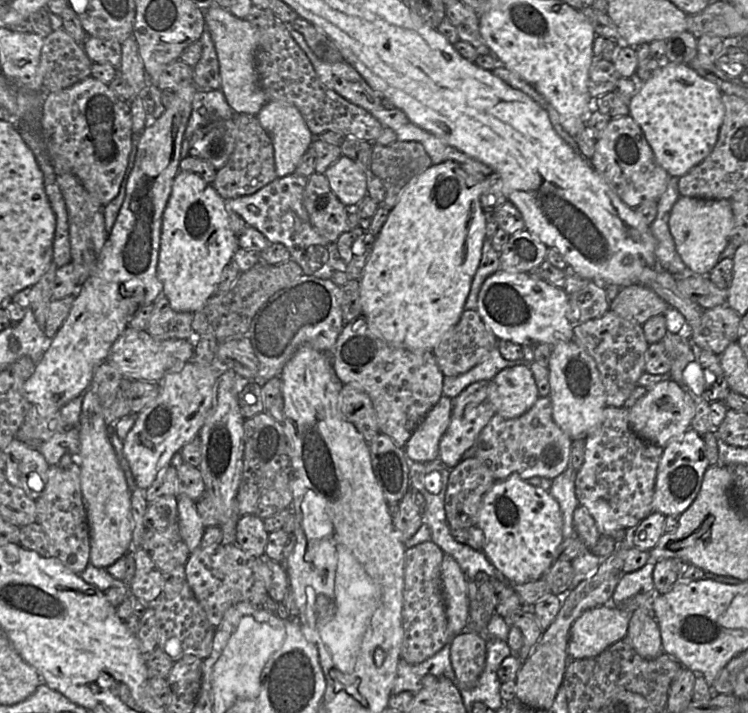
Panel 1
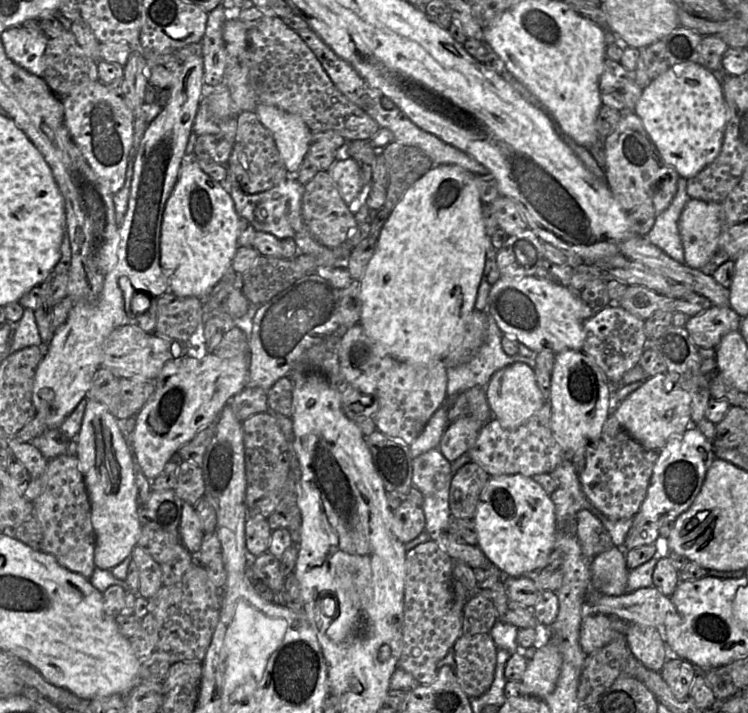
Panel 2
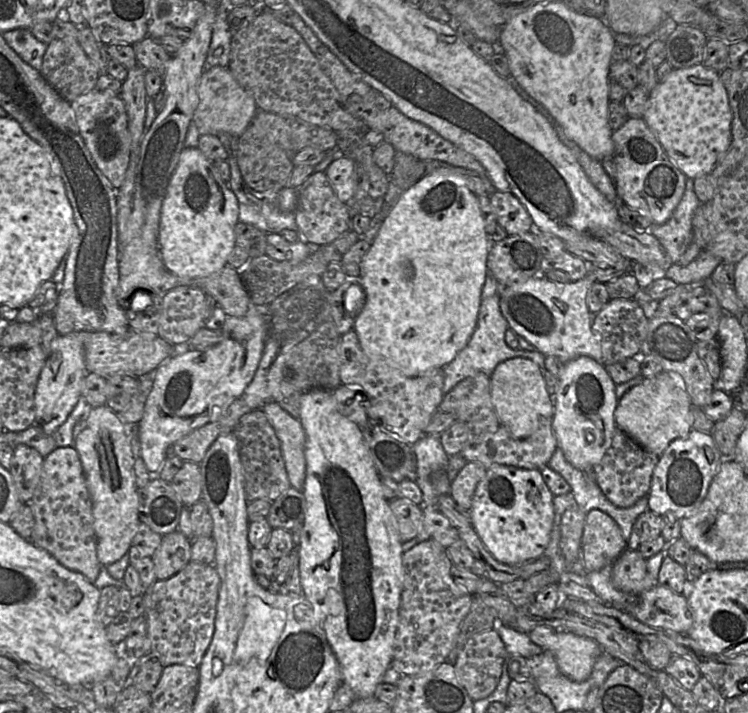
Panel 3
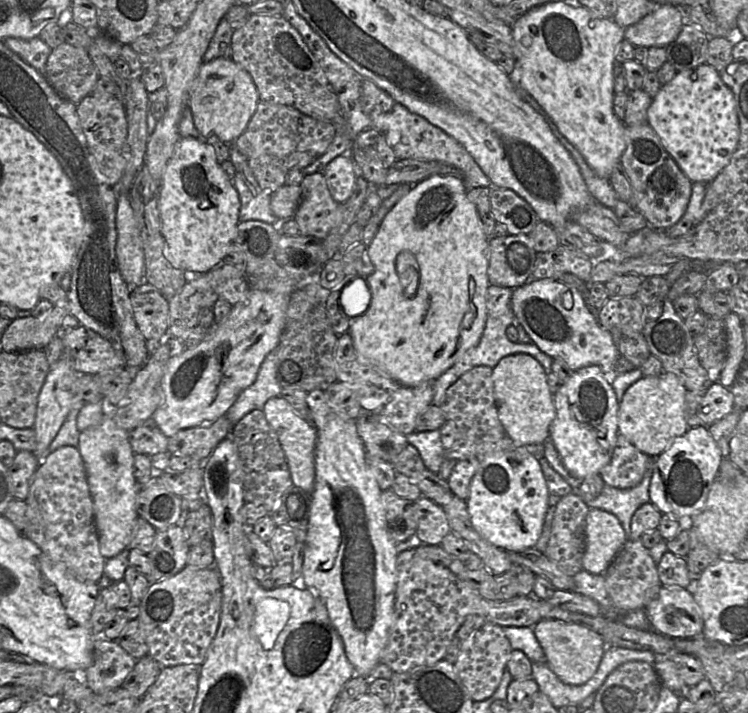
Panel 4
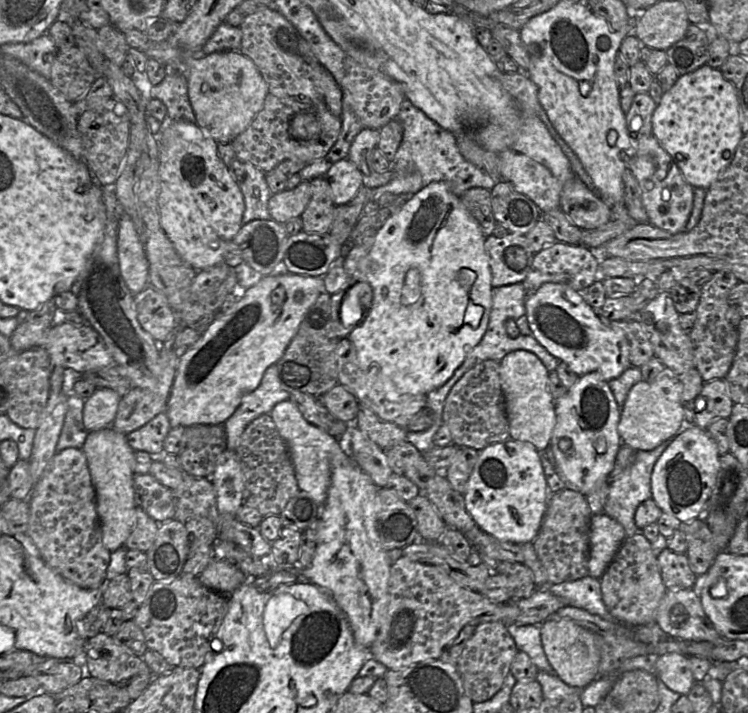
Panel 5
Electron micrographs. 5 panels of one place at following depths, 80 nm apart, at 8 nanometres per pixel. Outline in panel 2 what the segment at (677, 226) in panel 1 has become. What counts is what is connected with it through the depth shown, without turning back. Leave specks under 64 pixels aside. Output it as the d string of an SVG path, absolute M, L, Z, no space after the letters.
M692 198L686 203L678 228L688 267L702 269L719 250L723 223L722 203Z

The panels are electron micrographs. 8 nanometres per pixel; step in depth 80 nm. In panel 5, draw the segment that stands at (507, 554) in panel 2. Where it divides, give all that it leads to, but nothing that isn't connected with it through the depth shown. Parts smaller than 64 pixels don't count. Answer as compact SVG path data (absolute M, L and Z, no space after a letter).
M509 438L478 451L463 496L469 515L484 532L515 544L533 542L547 508L547 482L538 450L531 443Z

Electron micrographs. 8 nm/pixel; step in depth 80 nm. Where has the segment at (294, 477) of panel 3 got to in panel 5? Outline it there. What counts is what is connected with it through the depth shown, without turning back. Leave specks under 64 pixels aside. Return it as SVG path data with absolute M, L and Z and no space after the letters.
M289 400L277 403L269 415L288 447L299 489L321 507L327 499L331 483L331 459L334 453L346 450L344 440L339 440L309 423Z

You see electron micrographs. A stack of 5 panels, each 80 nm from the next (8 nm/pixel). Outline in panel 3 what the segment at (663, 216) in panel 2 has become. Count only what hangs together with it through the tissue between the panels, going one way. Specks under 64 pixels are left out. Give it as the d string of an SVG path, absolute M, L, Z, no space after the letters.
M687 178L681 201L667 222L652 225L650 233L663 246L672 264L678 263L693 240L693 216L701 204L697 198L694 179Z

